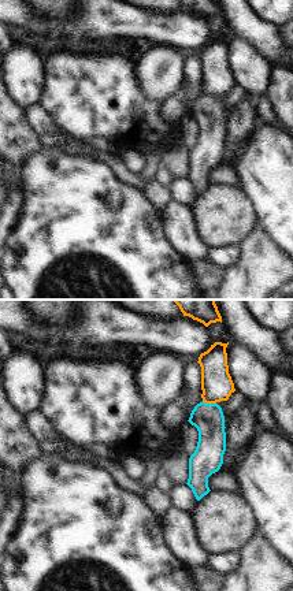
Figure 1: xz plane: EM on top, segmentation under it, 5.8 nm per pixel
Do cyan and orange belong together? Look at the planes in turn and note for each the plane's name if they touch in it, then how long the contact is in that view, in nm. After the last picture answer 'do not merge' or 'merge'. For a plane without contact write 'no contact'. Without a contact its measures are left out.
meets cyan in xz; contact 80 nm long

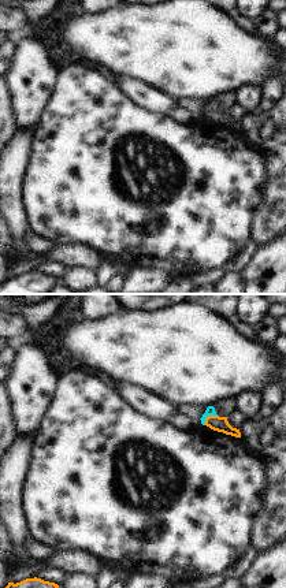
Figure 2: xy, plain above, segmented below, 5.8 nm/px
meets cyan in xy; contact 110 nm long

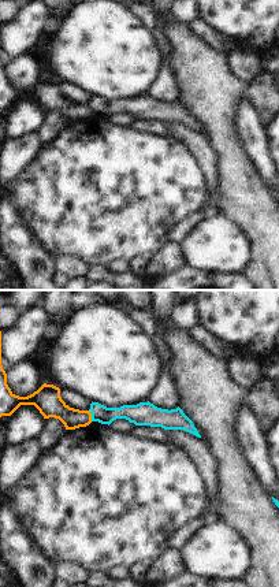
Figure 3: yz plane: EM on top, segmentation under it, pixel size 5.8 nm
meets cyan in yz; contact 70 nm long

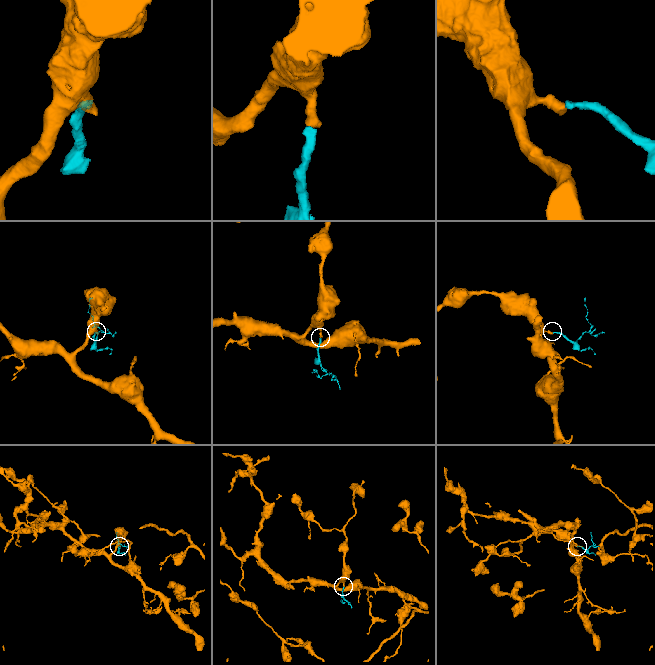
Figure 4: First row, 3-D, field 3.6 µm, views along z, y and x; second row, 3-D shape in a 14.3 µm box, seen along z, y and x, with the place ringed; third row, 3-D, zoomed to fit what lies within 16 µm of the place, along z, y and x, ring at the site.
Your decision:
do not merge

